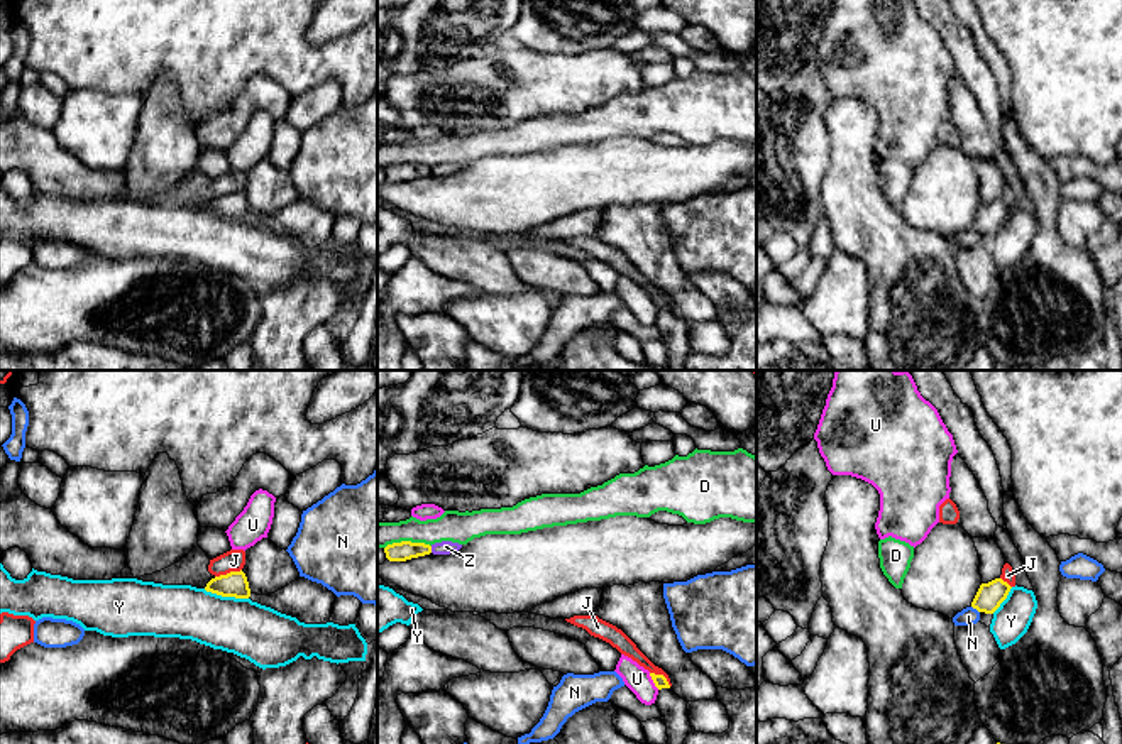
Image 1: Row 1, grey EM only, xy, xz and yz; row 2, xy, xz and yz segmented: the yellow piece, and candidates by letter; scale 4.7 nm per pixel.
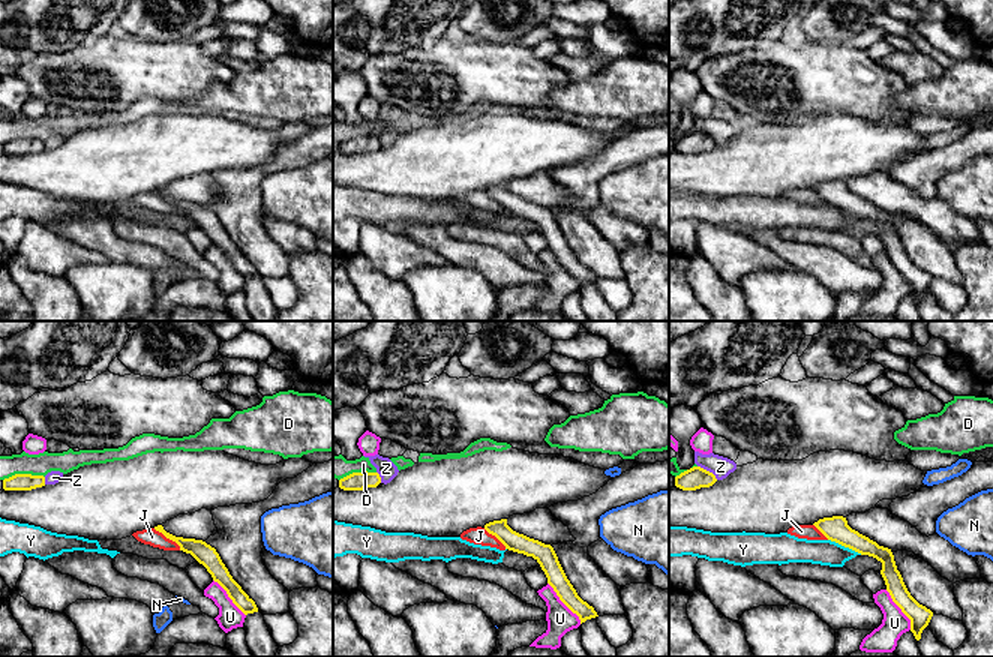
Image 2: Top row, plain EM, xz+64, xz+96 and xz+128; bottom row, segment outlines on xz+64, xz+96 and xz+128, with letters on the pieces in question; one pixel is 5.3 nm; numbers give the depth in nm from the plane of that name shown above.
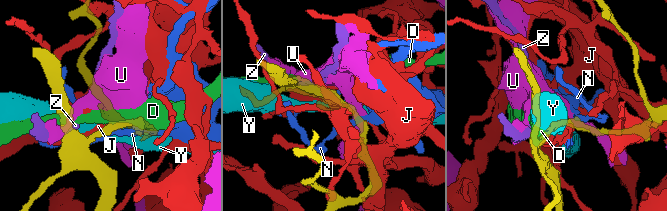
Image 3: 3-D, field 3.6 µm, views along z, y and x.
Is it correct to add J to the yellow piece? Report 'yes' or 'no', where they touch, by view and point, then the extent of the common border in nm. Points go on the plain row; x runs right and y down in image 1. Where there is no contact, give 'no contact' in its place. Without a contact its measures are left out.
yes; contact xy (227, 195); length 130 nm

